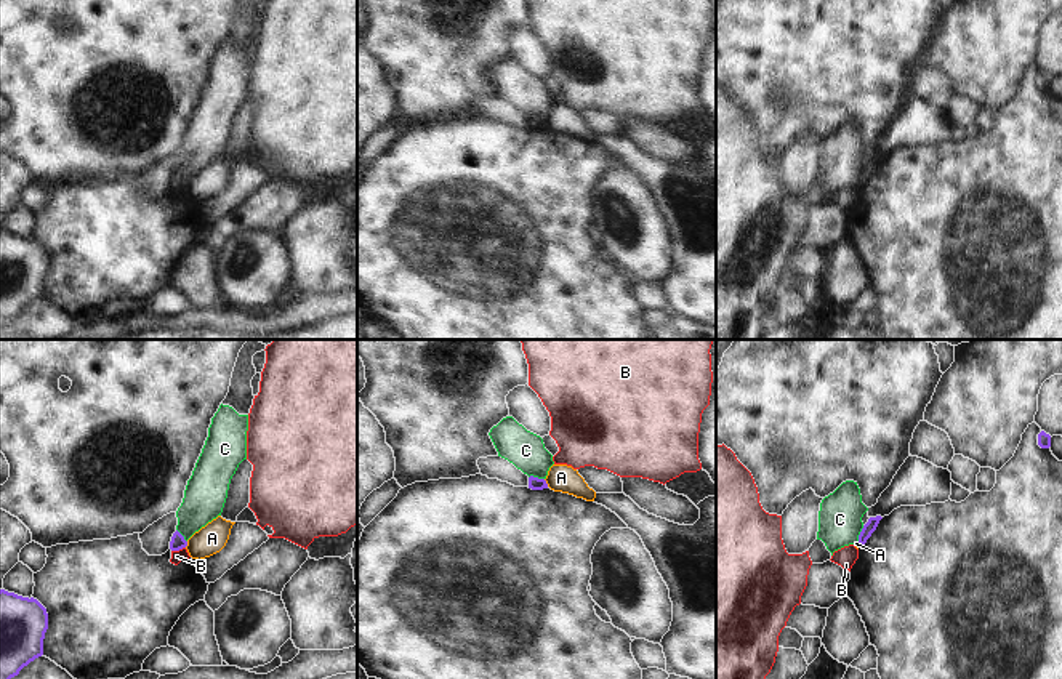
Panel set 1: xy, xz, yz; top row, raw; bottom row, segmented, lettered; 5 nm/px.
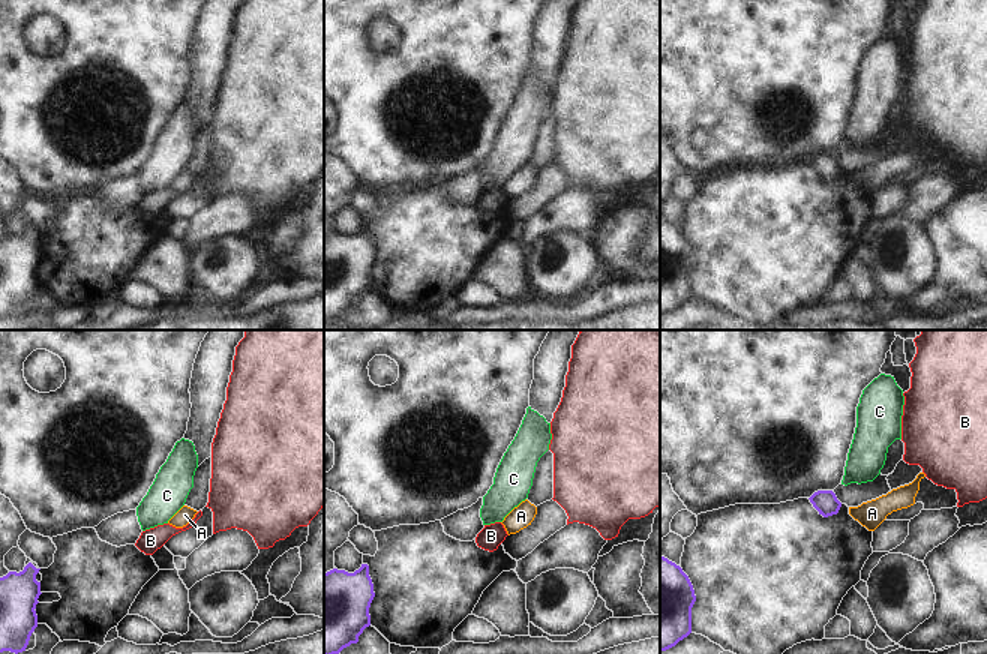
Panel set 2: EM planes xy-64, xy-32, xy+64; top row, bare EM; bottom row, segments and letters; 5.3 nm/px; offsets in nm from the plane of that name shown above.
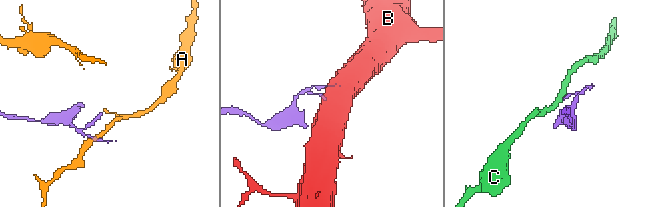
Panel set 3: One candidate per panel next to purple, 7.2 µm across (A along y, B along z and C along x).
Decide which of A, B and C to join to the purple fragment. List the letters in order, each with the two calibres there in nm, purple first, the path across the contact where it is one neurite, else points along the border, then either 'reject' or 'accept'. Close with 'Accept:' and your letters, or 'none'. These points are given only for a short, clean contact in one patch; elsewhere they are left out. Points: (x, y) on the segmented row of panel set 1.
A: calibres 60 and 140 nm; border xz (543, 479), (548, 486); reject
B: calibres 70 and 60 nm; border xy (185, 546), (172, 551); reject
C: calibres 60 and 220 nm; border yz (864, 526), (856, 542); reject
Accept: none

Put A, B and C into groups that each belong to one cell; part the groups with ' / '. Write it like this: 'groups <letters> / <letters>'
groups A / B / C

